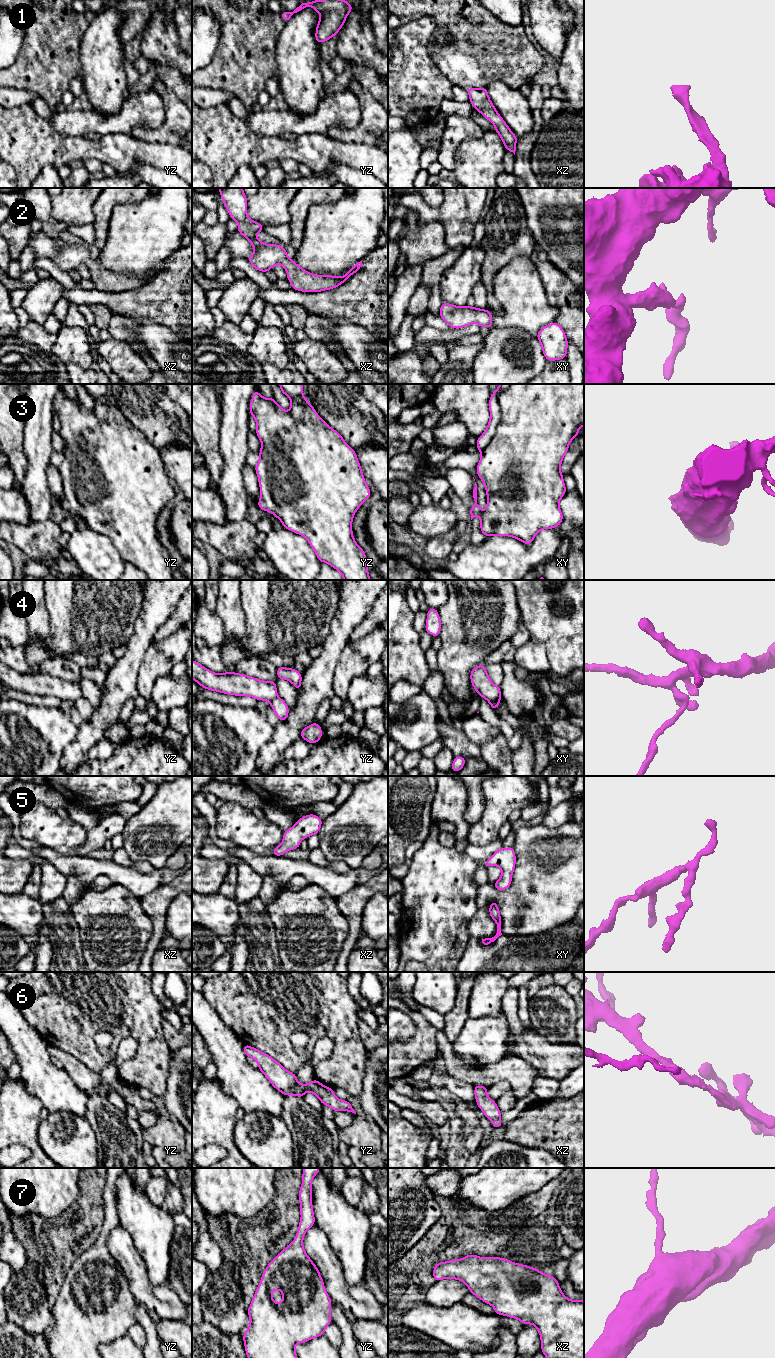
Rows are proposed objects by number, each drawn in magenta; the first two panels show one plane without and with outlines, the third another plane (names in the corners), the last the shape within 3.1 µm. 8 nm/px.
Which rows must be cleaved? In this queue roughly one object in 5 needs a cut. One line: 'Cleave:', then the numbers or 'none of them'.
Cleave: 4

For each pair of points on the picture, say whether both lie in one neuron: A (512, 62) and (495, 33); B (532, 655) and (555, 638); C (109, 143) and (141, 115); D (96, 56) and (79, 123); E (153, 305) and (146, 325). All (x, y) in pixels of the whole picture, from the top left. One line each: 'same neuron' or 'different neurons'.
A: same neuron
B: different neurons
C: different neurons
D: different neurons
E: different neurons

